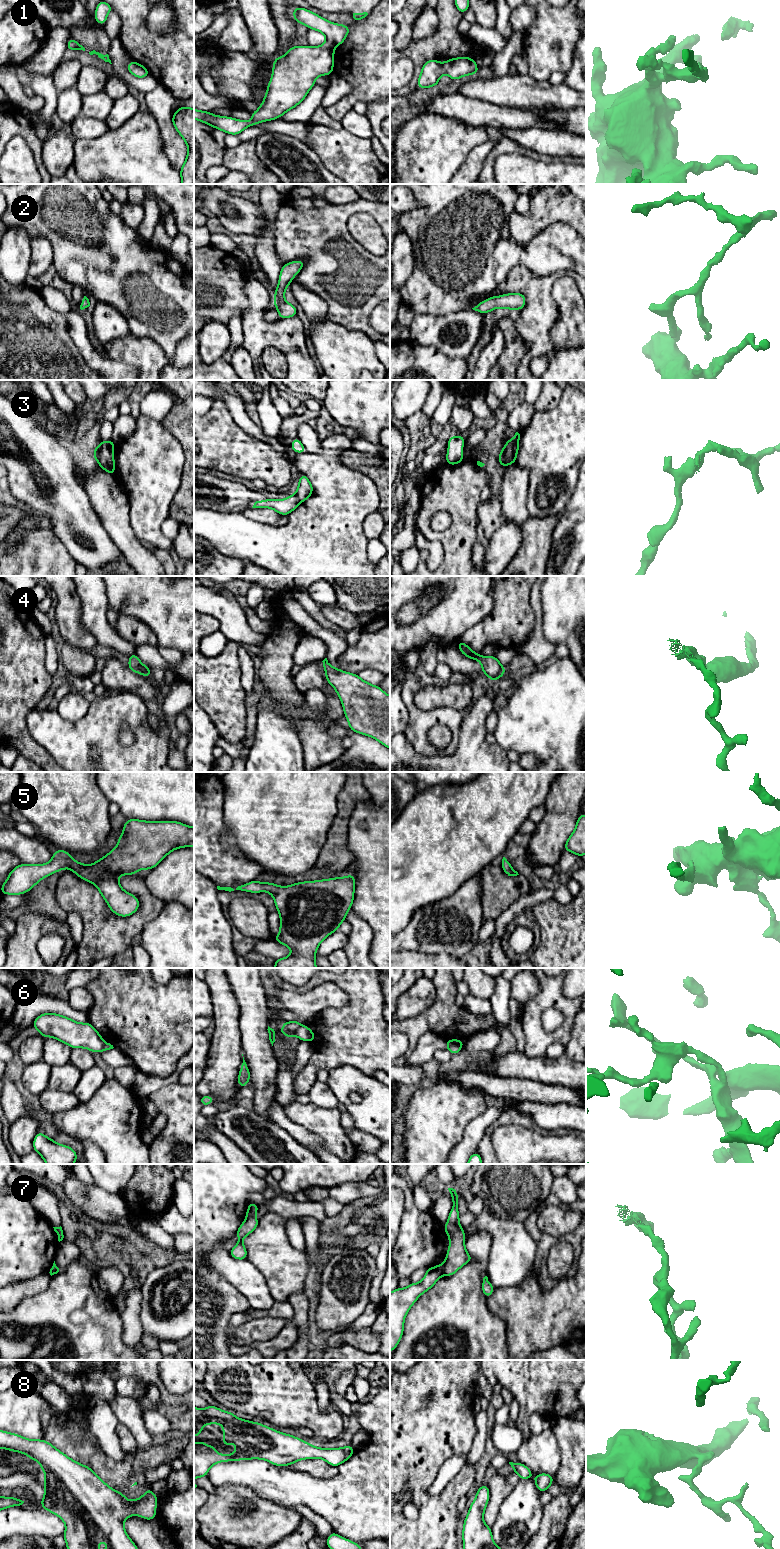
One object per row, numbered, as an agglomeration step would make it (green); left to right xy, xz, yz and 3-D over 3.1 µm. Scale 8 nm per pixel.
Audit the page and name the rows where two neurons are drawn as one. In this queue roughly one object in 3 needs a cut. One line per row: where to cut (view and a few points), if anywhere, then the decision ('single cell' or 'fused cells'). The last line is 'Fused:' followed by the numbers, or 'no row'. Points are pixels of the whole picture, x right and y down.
1: no cut; single cell
2: no cut; single cell
3: cut in yz along (506, 442), (508, 461), (510, 463); fused cells
4: no cut; single cell
5: no cut; single cell
6: cut in yz along (461, 1044), (452, 1043), (448, 1049); fused cells
7: cut in yz along (442, 1265), (444, 1274); fused cells
8: no cut; single cell
Fused: 3, 6, 7

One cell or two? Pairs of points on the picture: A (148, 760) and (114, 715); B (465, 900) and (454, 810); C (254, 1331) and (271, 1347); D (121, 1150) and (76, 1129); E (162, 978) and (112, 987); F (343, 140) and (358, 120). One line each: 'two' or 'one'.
A: one
B: two
C: two
D: one
E: two
F: two

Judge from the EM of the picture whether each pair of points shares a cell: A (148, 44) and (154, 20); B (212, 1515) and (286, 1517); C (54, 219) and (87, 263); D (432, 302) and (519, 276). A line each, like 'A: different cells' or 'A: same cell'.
A: different cells
B: same cell
C: same cell
D: different cells

